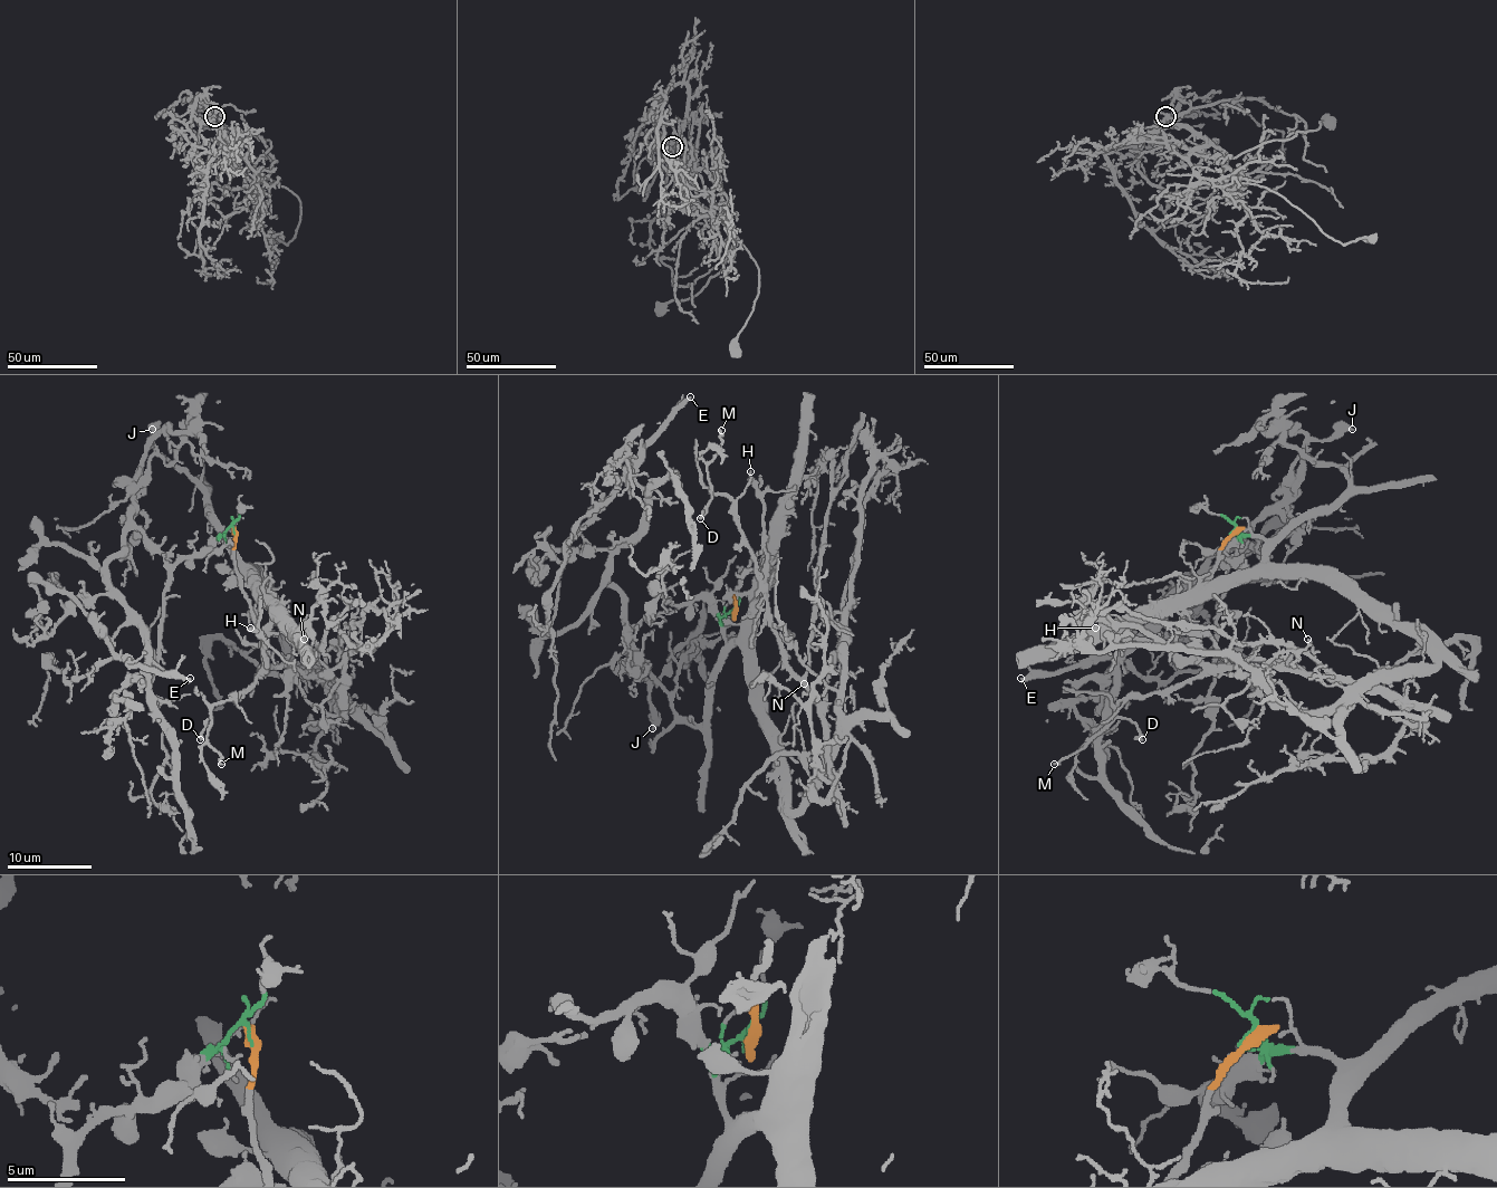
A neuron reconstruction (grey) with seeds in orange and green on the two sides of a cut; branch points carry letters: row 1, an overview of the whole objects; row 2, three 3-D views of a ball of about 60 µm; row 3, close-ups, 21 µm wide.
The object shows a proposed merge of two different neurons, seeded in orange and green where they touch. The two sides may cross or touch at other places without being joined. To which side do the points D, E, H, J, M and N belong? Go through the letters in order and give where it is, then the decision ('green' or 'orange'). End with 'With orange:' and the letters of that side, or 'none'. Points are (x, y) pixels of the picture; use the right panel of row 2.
D: (1142, 739) | orange
E: (1020, 678) | green
H: (1095, 628) | orange
J: (1352, 429) | green
M: (1054, 764) | orange
N: (1307, 639) | orange
With orange: D, H, M, N

